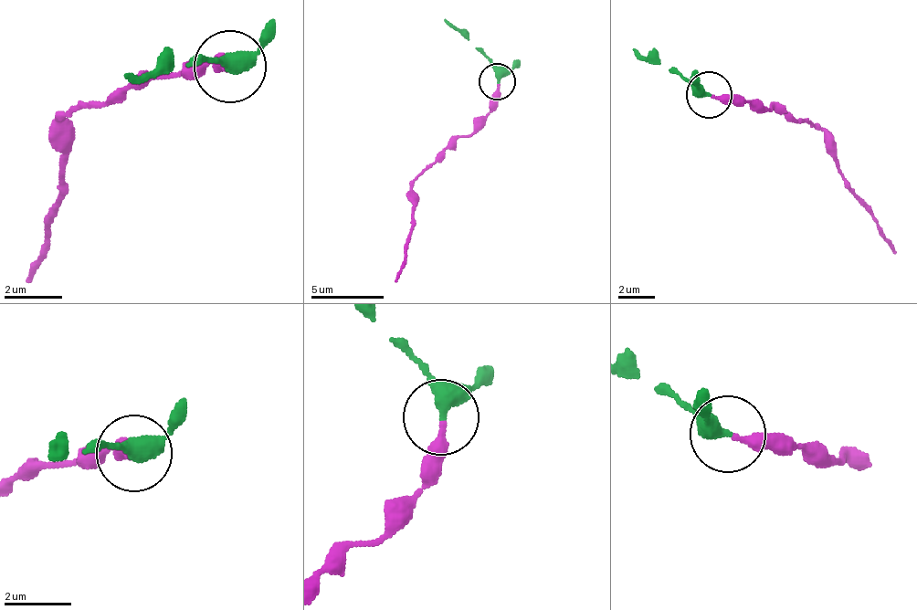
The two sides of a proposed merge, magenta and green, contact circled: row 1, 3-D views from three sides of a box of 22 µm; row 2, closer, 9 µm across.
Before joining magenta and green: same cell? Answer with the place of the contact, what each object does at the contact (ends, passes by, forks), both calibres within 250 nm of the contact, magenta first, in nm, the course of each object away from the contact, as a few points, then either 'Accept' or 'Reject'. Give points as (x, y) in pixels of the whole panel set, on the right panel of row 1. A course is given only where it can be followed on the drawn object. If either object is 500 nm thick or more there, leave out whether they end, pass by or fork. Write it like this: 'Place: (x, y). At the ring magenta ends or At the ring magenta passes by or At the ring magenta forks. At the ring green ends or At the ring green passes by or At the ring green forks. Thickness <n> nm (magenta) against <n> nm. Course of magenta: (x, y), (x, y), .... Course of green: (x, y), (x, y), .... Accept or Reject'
Place: (709, 95). At the ring magenta ends. At the ring green passes by. Thickness 280 nm (magenta) against 320 nm. Course of magenta: (712, 96), (735, 96), (800, 119), (823, 133), (859, 206), (897, 252). Course of green: (708, 96), (679, 72), (634, 49). Accept

